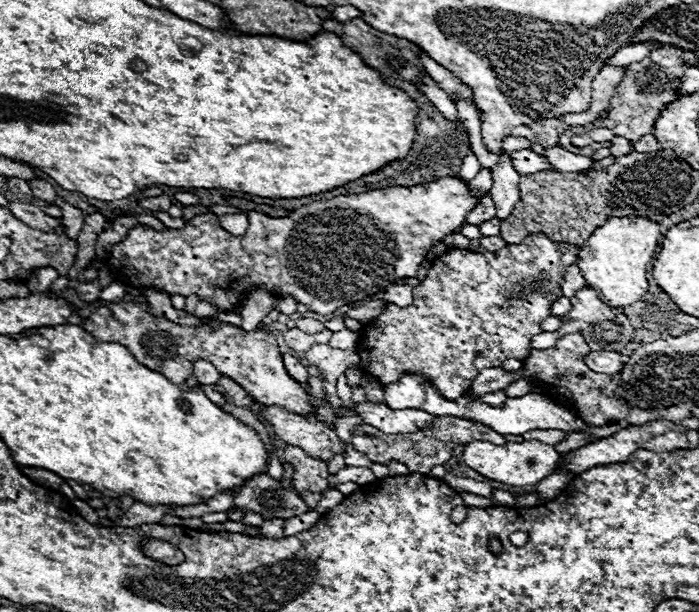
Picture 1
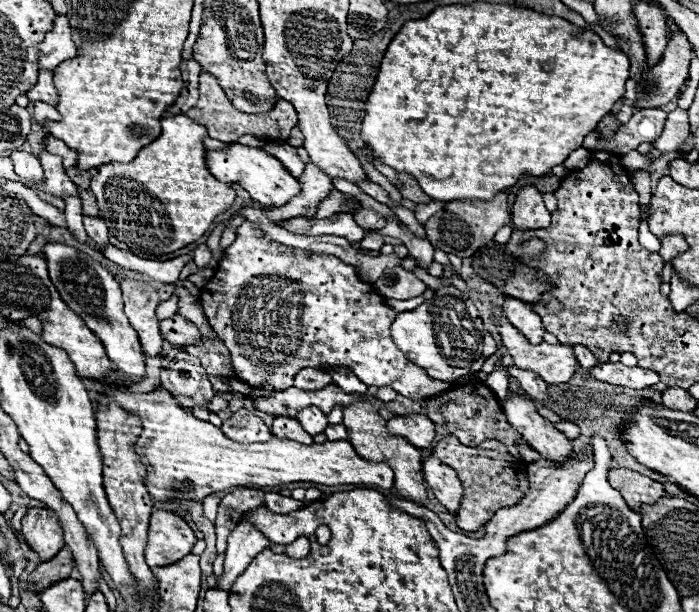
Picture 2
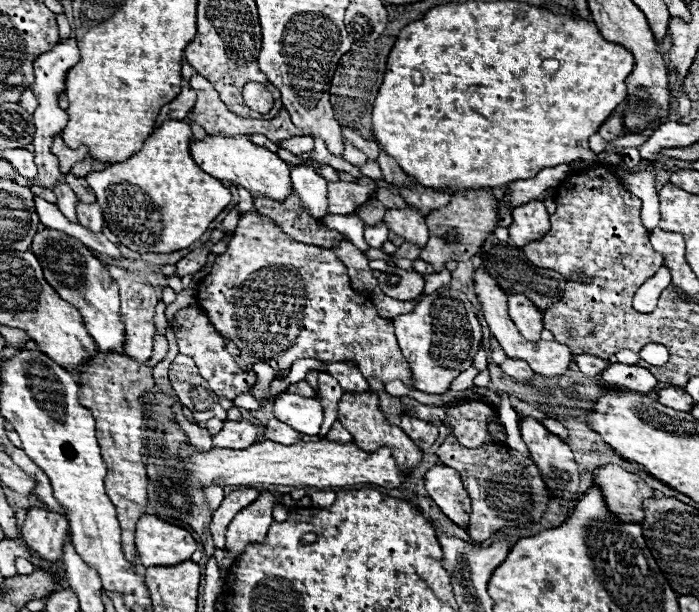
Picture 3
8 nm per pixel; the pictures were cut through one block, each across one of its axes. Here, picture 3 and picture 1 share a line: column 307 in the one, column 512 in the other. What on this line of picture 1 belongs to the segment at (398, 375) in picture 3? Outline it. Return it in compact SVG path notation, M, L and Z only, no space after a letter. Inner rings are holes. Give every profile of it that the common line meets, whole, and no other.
M542 232L524 238L522 244L508 244L496 252L478 254L450 248L432 262L428 276L412 290L414 300L410 306L400 308L396 304L386 304L384 312L362 330L356 344L360 368L382 386L396 382L402 374L422 374L446 400L458 400L468 392L476 372L500 368L508 358L528 358L532 336L542 332L542 320L550 316L550 306L562 296L566 268L576 264L578 252L576 246L552 242Z

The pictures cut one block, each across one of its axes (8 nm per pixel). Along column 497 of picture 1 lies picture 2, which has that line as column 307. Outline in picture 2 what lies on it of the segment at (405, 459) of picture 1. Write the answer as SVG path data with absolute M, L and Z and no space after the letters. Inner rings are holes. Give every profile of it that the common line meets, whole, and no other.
M278 416L278 418L274 418L272 434L276 438L294 438L298 442L314 444L314 438L302 428L302 424L296 418L290 418L290 416Z

